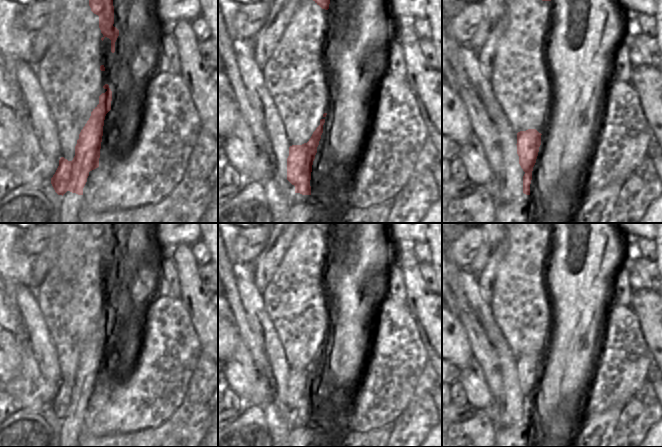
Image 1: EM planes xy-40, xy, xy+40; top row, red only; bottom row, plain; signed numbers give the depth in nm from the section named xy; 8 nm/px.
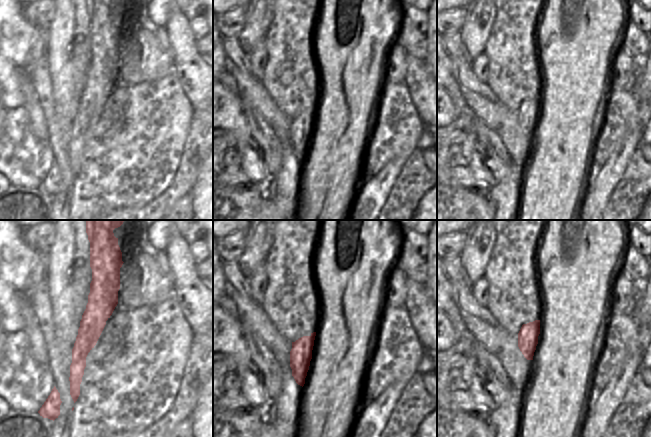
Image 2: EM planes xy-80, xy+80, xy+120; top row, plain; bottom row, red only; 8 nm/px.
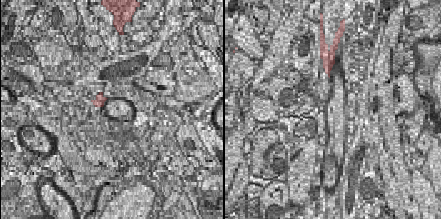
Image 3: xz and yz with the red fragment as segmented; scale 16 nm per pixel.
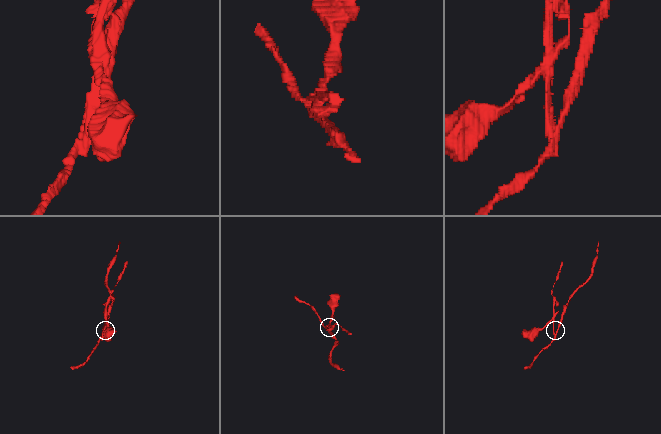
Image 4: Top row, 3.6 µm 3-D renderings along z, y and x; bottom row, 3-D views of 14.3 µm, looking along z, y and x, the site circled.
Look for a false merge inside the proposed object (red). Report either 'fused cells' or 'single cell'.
fused cells

